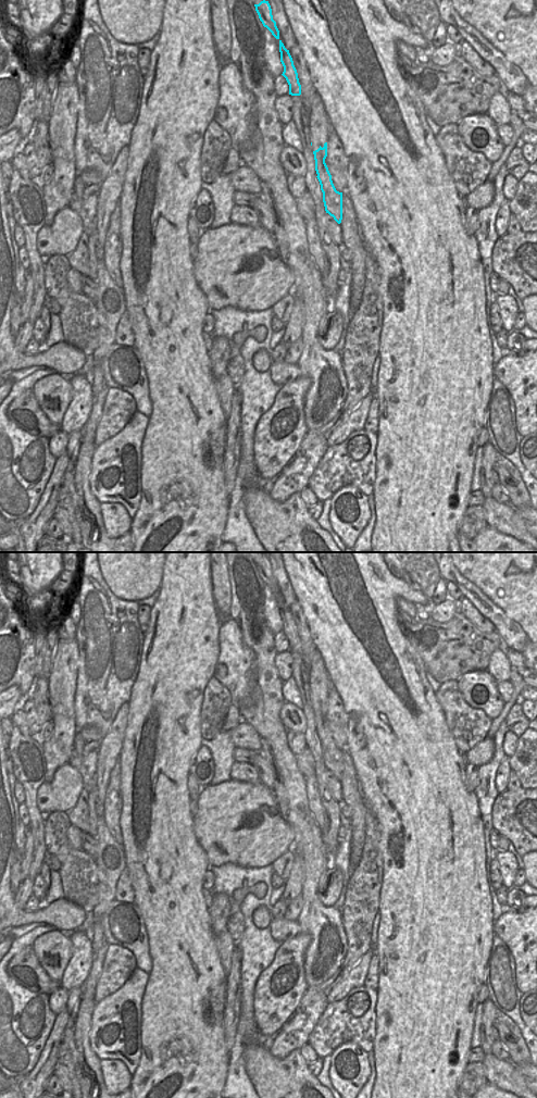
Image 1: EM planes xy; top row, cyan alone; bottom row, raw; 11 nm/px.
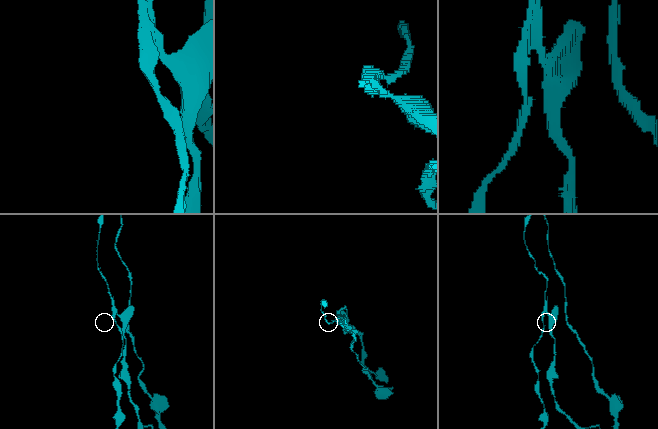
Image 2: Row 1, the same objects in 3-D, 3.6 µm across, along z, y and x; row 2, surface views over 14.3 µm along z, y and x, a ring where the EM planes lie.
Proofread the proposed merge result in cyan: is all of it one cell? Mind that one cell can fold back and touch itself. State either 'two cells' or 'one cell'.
two cells

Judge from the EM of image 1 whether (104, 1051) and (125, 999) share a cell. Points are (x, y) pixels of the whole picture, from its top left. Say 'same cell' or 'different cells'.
same cell

